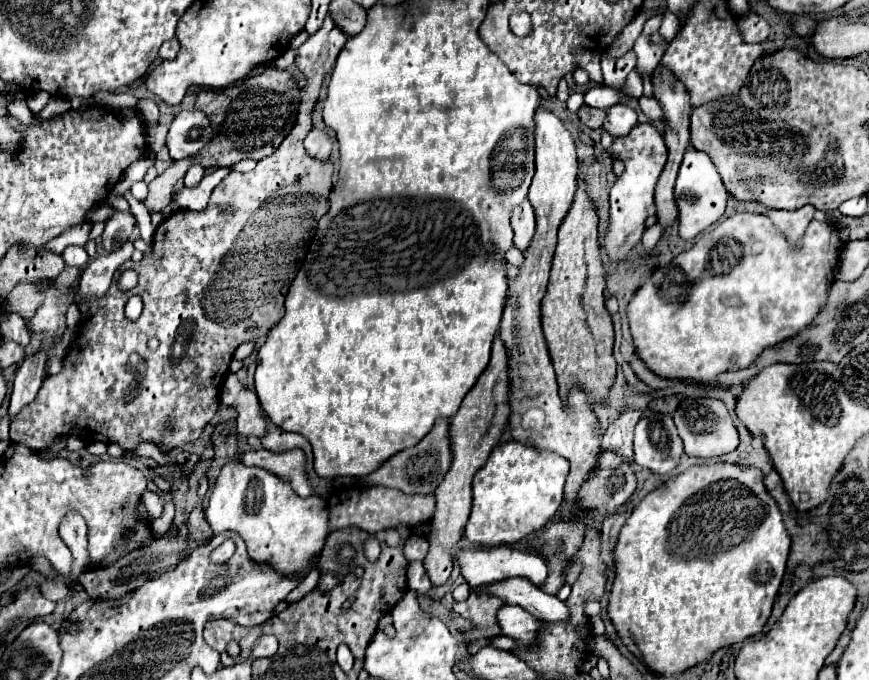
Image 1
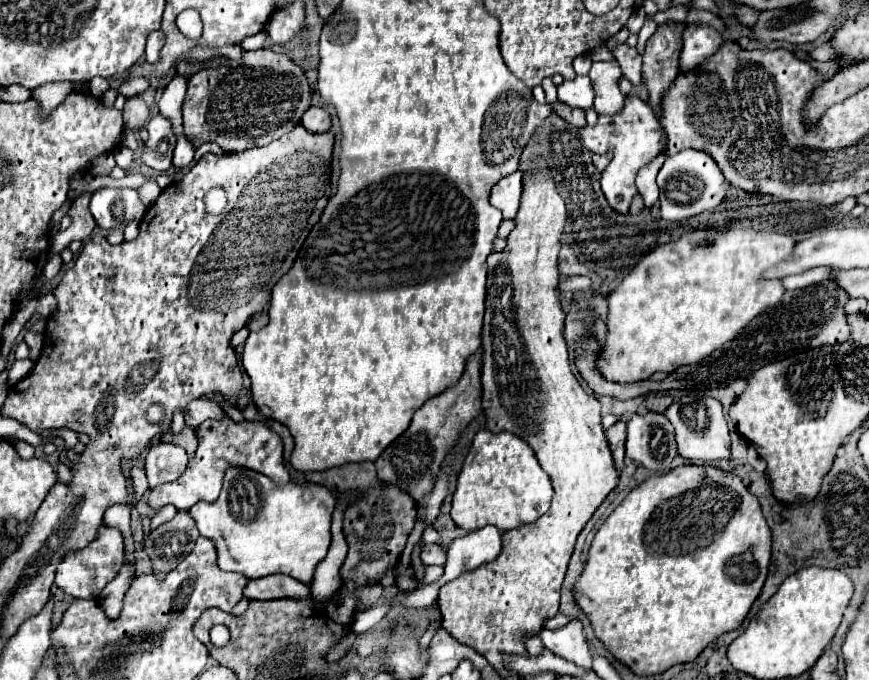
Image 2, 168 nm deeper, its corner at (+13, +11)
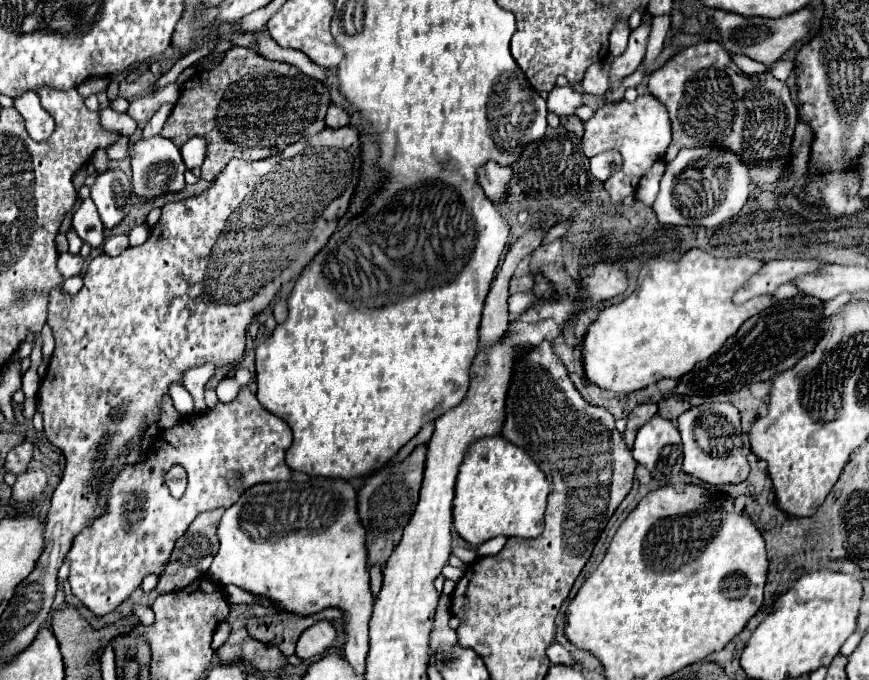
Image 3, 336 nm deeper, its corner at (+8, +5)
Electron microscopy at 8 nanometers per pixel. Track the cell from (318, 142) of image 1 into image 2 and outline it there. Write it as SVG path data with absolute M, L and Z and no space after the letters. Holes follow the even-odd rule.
M309 107L309 109L303 113L301 123L303 123L303 127L305 127L309 133L325 133L325 131L329 131L329 127L331 127L331 121L329 121L327 111L321 109L321 107Z

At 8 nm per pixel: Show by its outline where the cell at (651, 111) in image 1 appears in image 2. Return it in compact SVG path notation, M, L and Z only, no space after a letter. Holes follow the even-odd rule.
M619 45L613 55L623 71L623 77L629 79L633 85L641 85L641 55L637 55L635 49L627 45Z

